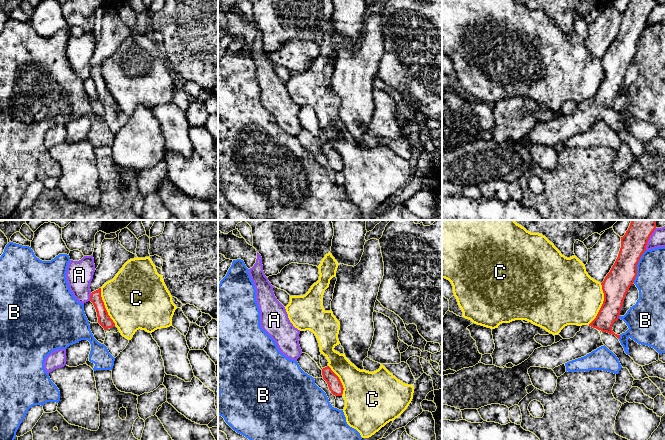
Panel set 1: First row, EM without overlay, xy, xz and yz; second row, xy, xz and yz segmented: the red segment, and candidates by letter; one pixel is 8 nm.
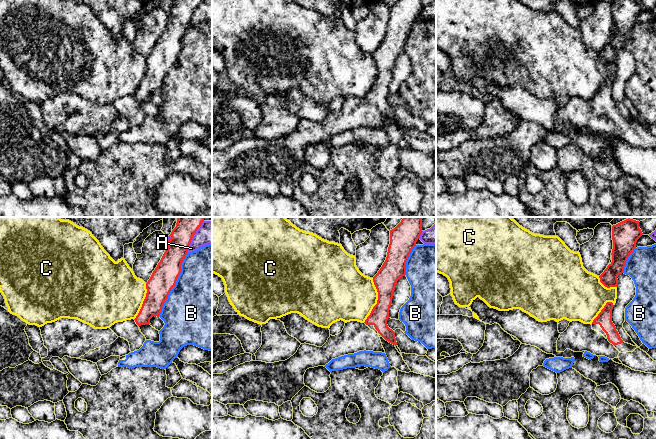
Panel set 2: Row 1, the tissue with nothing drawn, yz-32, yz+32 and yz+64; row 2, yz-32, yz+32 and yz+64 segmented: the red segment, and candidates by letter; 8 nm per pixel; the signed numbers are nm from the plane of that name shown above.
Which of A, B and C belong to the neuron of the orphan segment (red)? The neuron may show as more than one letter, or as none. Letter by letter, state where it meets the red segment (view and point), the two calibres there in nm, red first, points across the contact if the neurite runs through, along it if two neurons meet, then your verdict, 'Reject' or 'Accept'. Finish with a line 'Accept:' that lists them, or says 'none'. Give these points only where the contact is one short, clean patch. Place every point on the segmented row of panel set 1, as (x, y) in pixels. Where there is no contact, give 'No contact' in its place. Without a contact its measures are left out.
A: Touches red at yz (648, 239). Thickness 200 nm (red) against 120 nm. Reject
B: Touches red at yz (636, 266). Thickness 220 nm (red) against 240 nm. Reject
C: Touches red at yz (602, 304). Thickness 220 nm (red) against 440 nm. Reject
Accept: none

